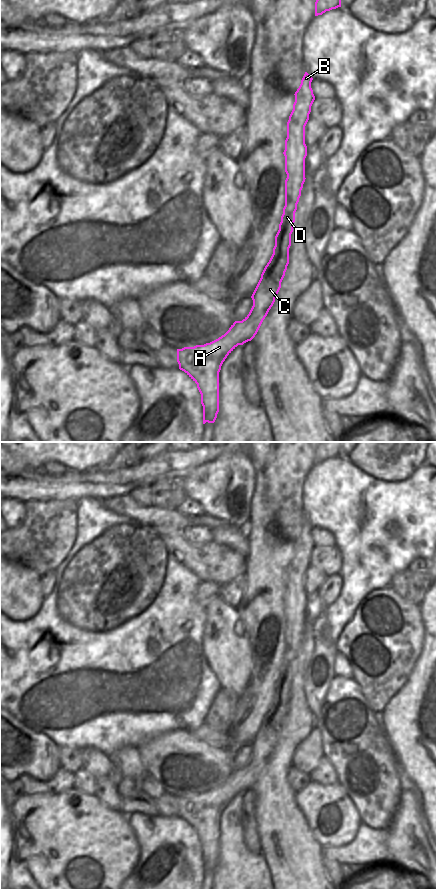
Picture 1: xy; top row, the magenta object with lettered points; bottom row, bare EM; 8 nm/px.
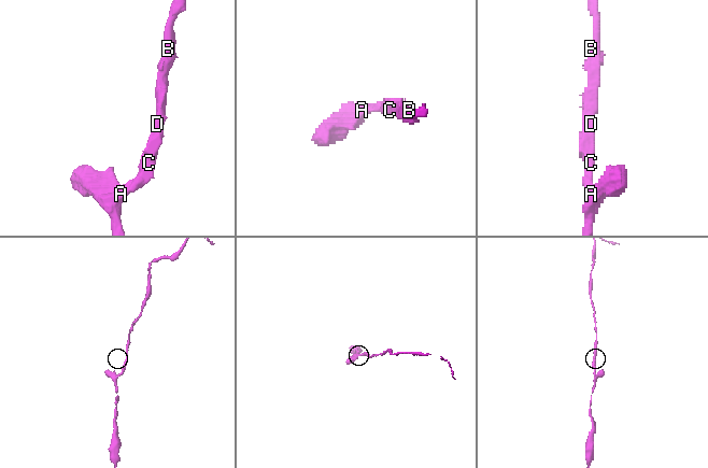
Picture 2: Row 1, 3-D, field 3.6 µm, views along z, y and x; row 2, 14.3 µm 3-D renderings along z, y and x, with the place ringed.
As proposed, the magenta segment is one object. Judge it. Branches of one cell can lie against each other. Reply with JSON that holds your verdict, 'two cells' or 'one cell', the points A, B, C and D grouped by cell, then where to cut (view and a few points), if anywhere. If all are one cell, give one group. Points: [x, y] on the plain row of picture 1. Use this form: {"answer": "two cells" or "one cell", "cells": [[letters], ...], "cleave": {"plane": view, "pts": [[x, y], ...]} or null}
{"answer": "one cell", "cells": [["A", "B", "C", "D"]], "cleave": null}

